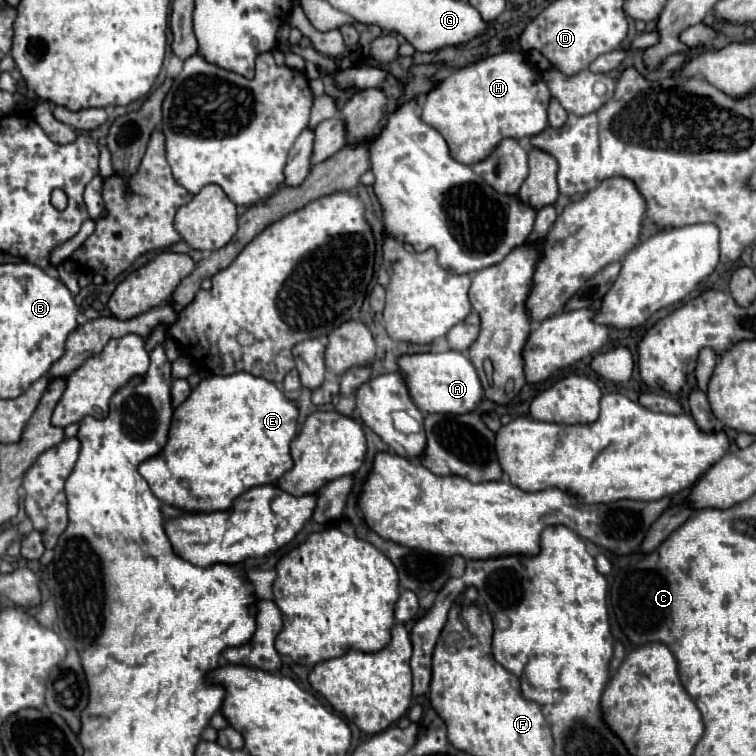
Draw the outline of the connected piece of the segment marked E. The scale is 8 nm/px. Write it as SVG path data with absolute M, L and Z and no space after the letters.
M235 372L235 374L229 374L229 376L209 376L209 378L203 378L197 388L193 388L193 392L189 394L189 398L179 408L175 408L173 420L171 420L171 428L169 428L169 440L167 440L165 448L157 456L147 458L139 466L139 474L147 480L151 492L161 502L165 502L169 506L181 508L185 512L215 512L215 510L227 510L231 506L231 502L237 496L241 496L243 492L247 492L249 488L263 486L263 484L275 484L293 466L293 460L291 460L291 454L289 454L289 444L295 438L295 430L297 430L297 408L295 408L295 404L291 400L287 400L283 396L283 392L273 382L267 382L265 378L255 378L255 376L247 374L247 372Z

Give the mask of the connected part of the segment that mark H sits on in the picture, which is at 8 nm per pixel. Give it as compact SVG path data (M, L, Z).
M505 50L469 66L457 68L443 78L425 98L421 118L447 142L451 156L463 164L475 164L503 140L535 136L547 128L547 102L551 92L525 54Z

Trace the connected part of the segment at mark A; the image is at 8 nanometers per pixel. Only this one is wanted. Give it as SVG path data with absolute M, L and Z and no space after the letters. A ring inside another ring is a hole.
M423 352L423 354L401 354L397 358L399 374L407 384L413 404L421 412L445 412L445 414L465 414L475 410L481 402L483 388L473 368L471 360L463 352Z

